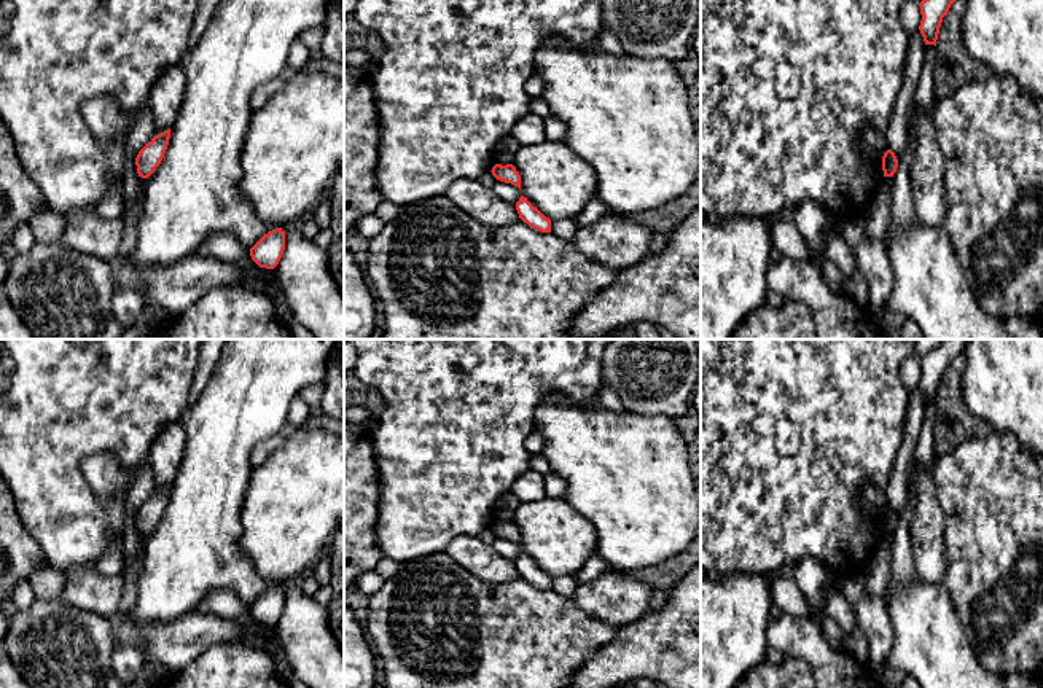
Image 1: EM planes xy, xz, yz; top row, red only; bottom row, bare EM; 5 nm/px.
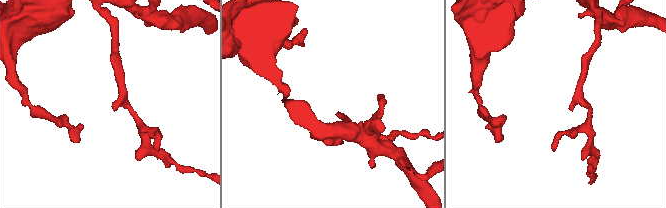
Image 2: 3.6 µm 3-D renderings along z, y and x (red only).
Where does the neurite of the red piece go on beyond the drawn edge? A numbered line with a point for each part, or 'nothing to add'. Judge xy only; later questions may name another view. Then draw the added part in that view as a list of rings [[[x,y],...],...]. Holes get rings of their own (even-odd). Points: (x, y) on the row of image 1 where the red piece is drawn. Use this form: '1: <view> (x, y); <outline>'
nothing to add

